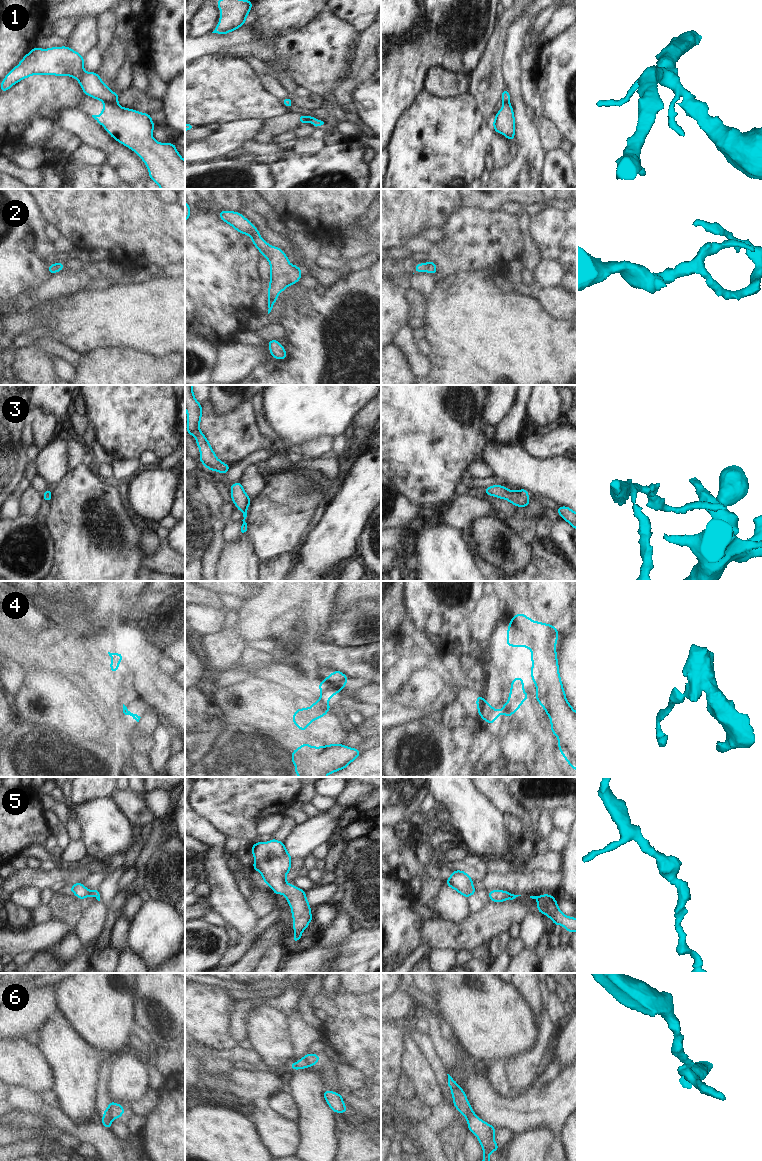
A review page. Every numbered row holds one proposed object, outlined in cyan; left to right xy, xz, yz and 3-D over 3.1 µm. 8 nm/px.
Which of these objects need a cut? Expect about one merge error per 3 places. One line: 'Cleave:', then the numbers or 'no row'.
Cleave: 1, 4, 6

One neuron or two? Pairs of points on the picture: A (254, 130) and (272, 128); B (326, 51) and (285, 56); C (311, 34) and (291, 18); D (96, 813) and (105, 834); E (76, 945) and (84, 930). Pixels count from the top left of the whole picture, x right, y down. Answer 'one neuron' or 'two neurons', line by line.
A: two neurons
B: one neuron
C: two neurons
D: one neuron
E: two neurons

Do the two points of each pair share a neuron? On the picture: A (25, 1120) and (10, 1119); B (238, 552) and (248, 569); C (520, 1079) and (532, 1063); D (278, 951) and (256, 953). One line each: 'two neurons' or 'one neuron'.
A: one neuron
B: one neuron
C: one neuron
D: two neurons

